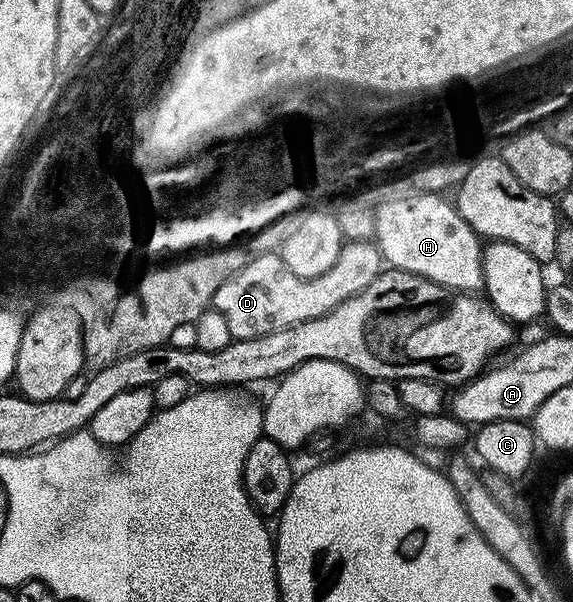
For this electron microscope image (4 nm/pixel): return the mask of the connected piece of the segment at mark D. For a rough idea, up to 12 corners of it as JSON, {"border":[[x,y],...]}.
{"border":[[376,242],[304,279],[254,255],[215,289],[234,339],[323,317],[383,270]]}

